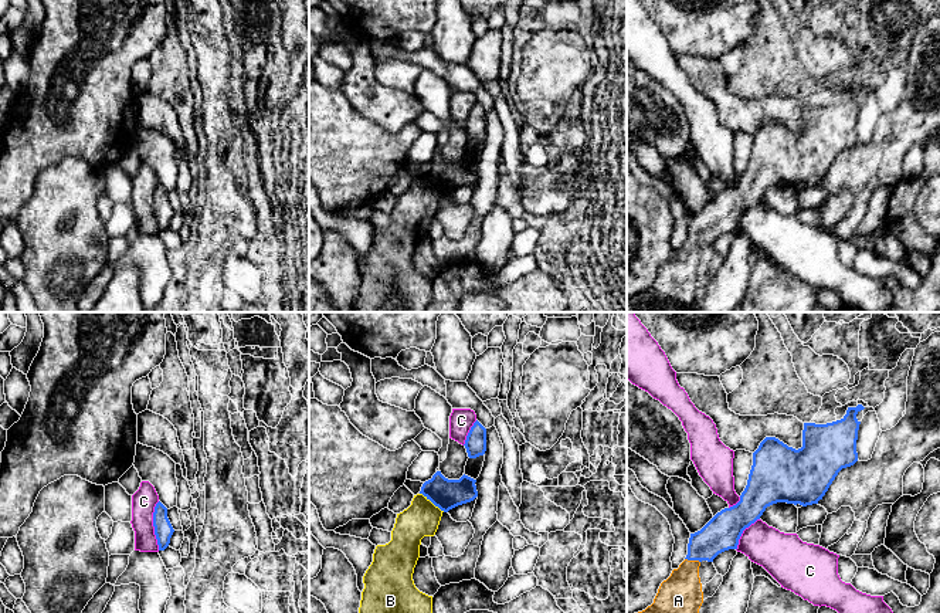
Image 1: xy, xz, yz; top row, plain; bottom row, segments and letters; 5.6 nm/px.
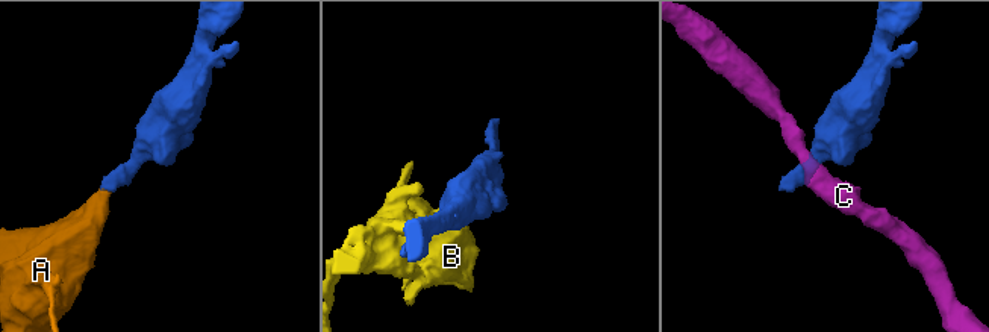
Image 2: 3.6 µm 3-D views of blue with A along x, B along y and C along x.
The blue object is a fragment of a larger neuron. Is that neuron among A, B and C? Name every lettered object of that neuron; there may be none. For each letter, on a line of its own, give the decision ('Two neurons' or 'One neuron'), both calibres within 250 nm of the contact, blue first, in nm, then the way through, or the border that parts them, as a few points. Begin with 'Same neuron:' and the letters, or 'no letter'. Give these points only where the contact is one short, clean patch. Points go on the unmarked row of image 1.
Same neuron: A
A: One neuron. Thickness 200 nm (blue) against 260 nm. Path across: yz (722, 214), (692, 241), (678, 283)
B: Two neurons. Thickness 170 nm (blue) against 200 nm
C: Two neurons. Thickness 110 nm (blue) against 140 nm. Boundary: xy (159, 183), (153, 192), (153, 216), (158, 232)

